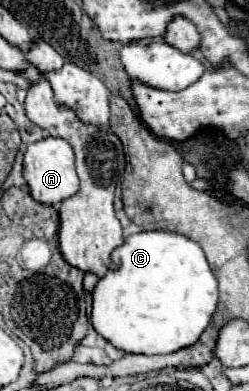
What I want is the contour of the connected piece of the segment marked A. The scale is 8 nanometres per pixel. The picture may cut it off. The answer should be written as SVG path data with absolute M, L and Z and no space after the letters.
M53 136L29 144L23 158L23 178L29 184L31 196L41 204L55 204L73 196L79 190L79 178L75 174L75 154L71 144Z

